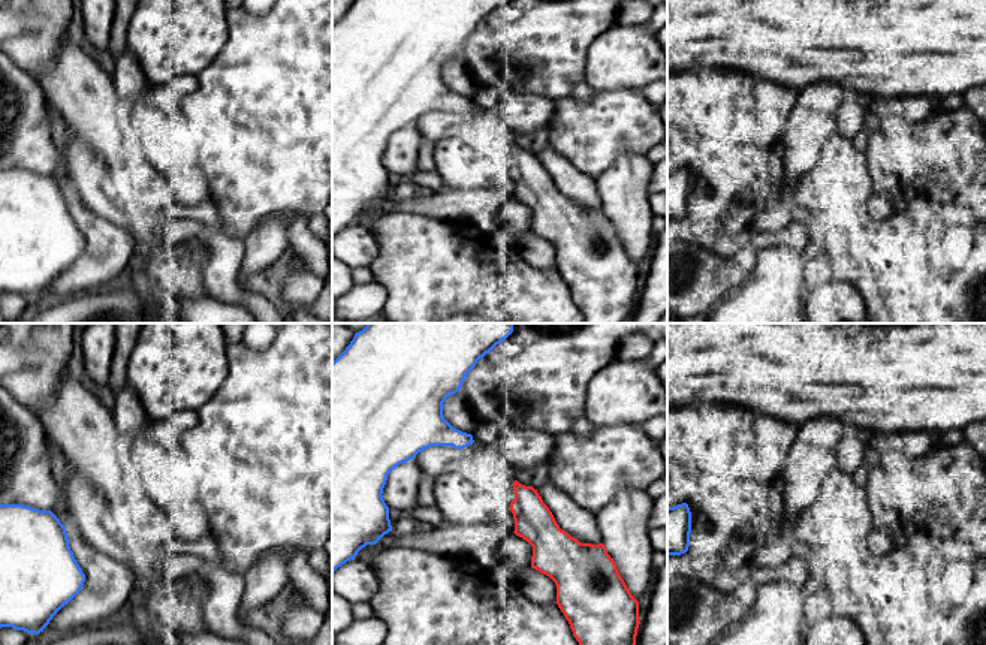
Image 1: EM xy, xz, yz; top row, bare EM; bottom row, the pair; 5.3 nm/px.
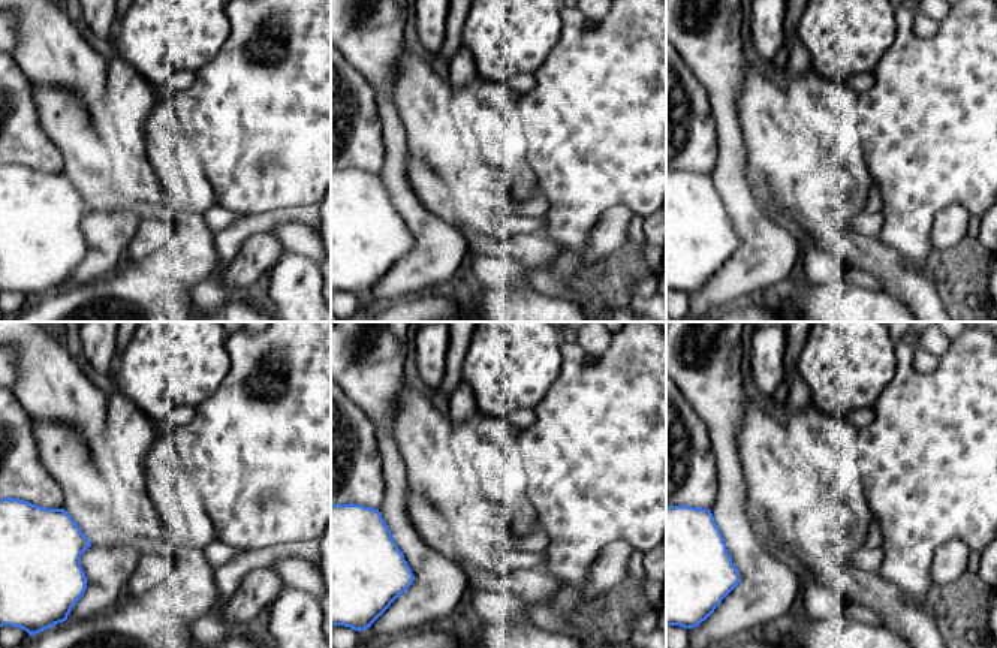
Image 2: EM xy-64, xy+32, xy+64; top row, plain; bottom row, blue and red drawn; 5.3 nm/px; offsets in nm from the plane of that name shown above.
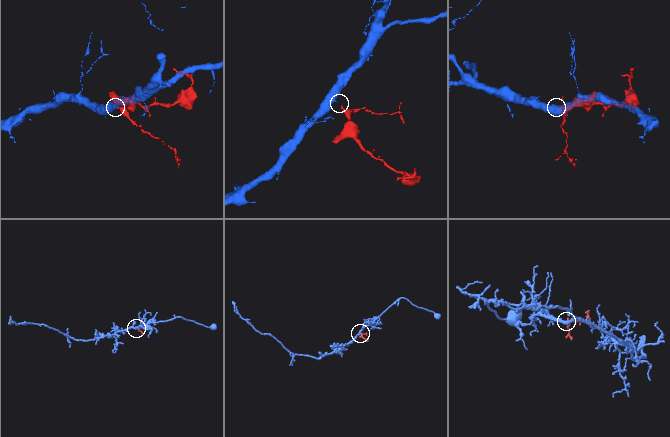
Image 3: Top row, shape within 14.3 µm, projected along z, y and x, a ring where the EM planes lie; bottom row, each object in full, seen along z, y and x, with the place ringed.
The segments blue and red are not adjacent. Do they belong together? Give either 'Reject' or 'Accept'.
Reject

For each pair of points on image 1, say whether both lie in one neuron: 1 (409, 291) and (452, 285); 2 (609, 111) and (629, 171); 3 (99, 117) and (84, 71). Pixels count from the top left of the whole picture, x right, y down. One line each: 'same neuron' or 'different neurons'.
1: same neuron
2: different neurons
3: same neuron

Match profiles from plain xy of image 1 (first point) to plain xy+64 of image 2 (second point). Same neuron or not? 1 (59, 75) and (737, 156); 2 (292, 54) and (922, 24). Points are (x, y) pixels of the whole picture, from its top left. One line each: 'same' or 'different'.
1: different
2: different

